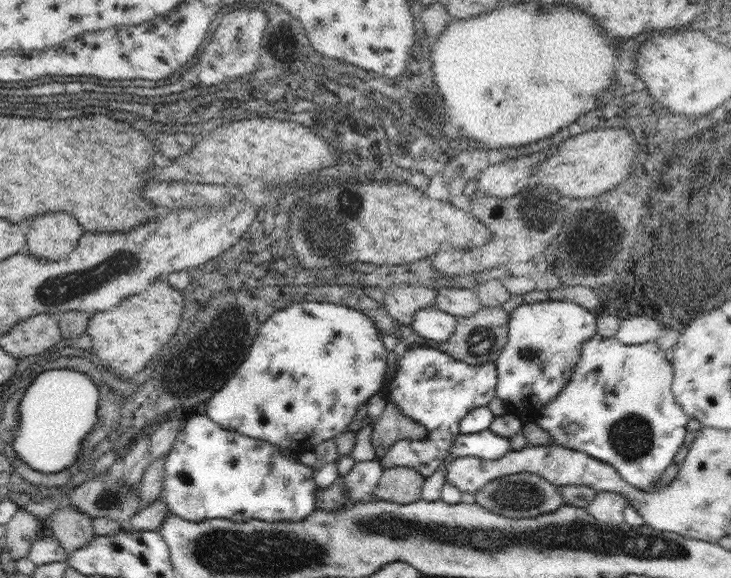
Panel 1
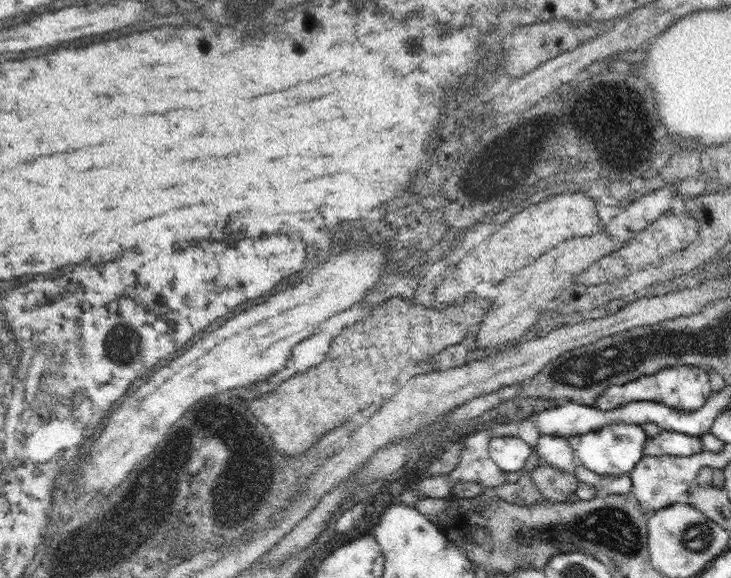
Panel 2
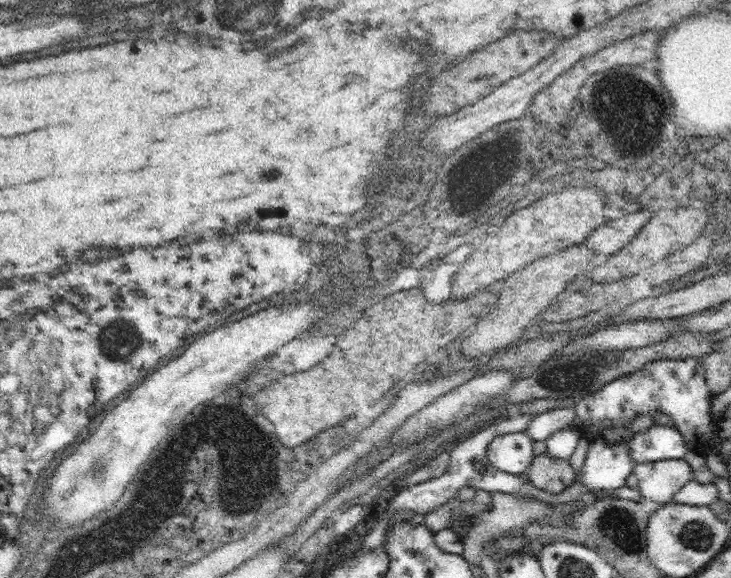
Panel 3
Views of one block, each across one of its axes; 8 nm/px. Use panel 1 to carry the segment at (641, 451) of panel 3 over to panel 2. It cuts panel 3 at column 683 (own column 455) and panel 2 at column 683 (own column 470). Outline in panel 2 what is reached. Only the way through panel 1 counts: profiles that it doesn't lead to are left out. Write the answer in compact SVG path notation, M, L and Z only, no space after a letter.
M662 430L658 436L646 438L644 442L644 456L692 456L700 452L704 452L702 438L682 432Z

